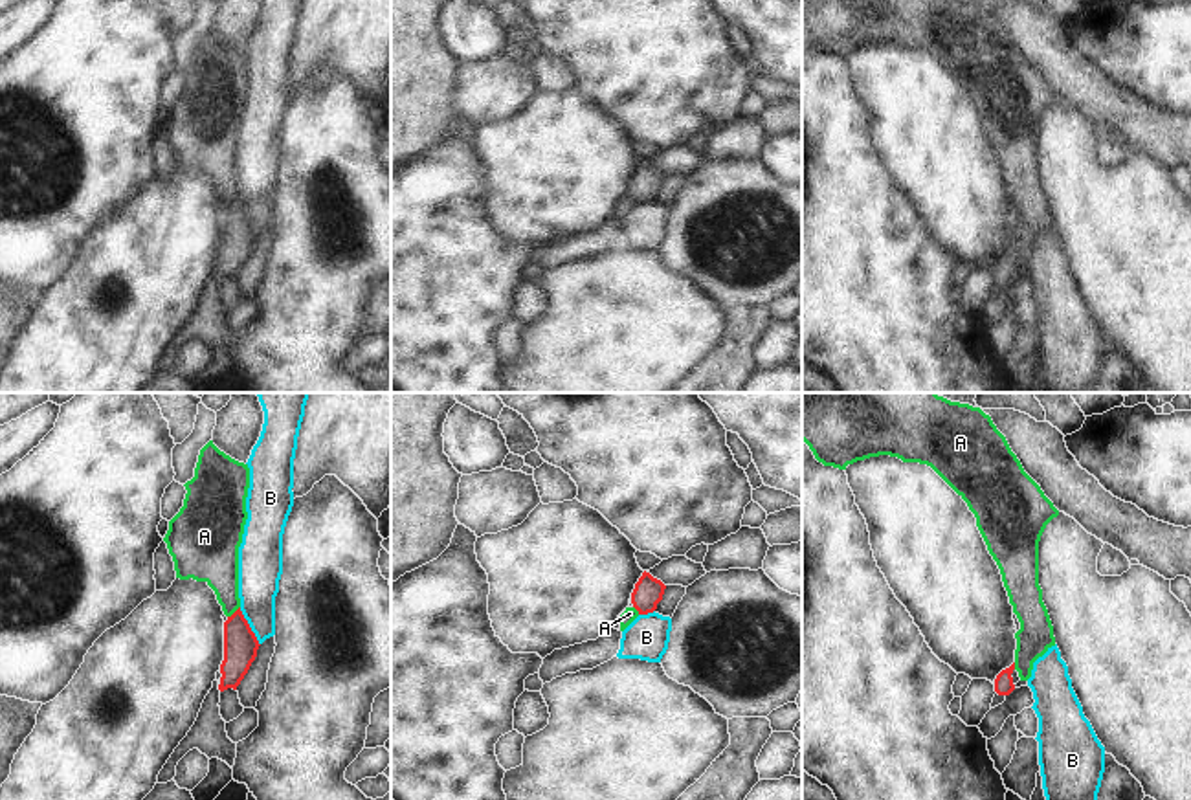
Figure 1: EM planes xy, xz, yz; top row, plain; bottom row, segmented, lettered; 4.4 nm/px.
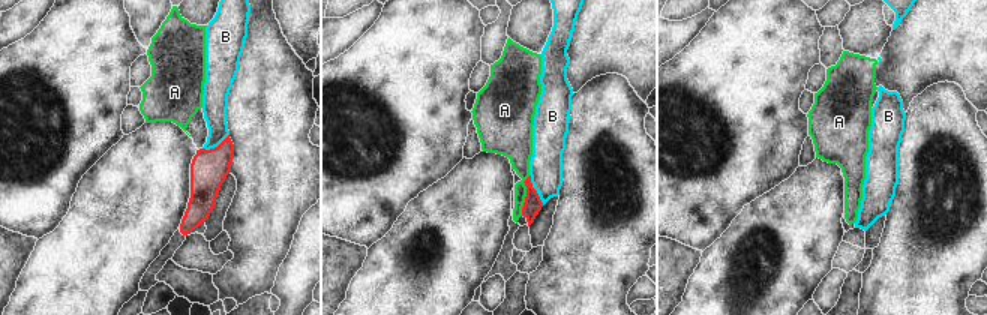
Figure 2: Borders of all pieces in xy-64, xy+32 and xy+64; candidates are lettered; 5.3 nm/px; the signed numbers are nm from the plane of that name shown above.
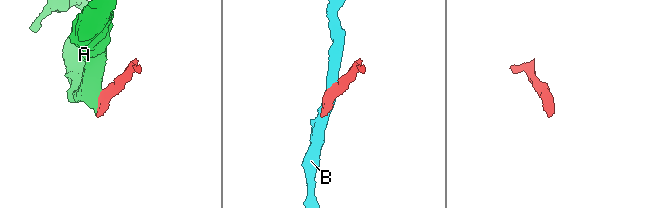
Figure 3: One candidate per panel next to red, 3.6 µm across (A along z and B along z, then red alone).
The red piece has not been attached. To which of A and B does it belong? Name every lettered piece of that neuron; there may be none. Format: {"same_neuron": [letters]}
{"same_neuron": []}

